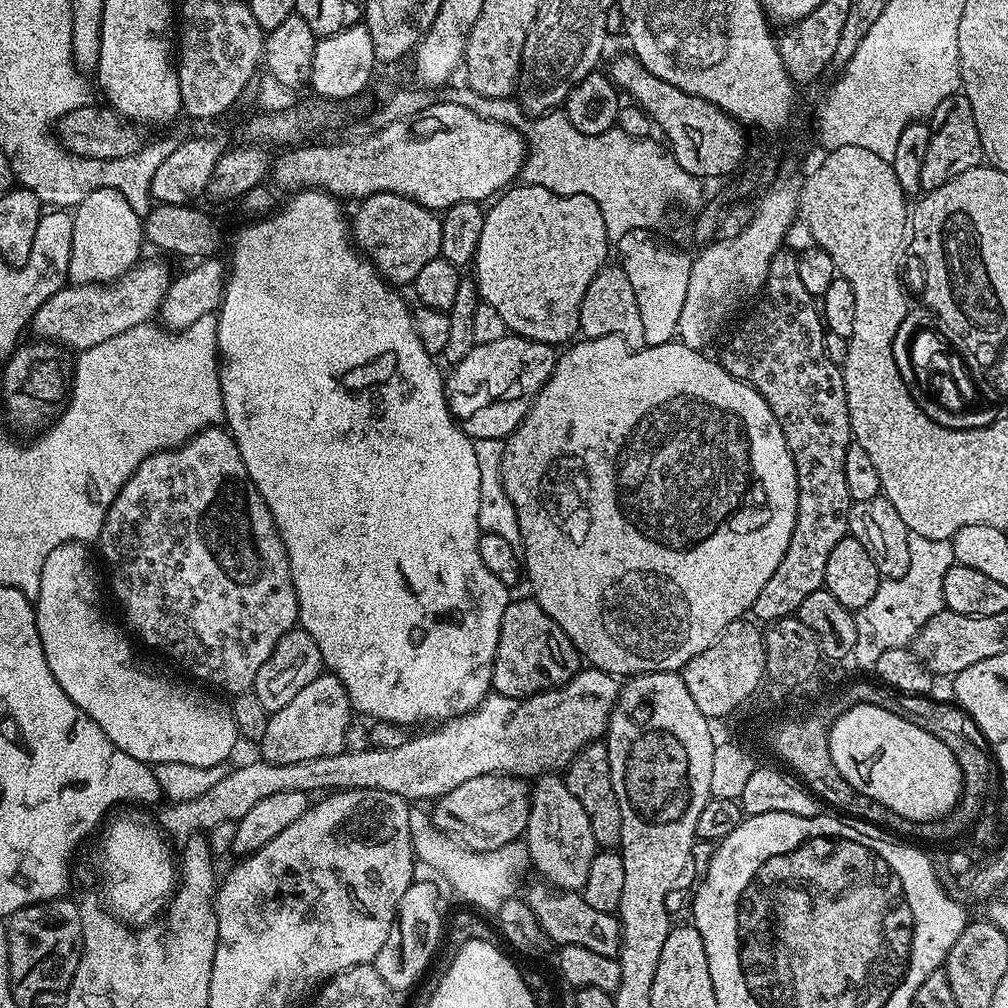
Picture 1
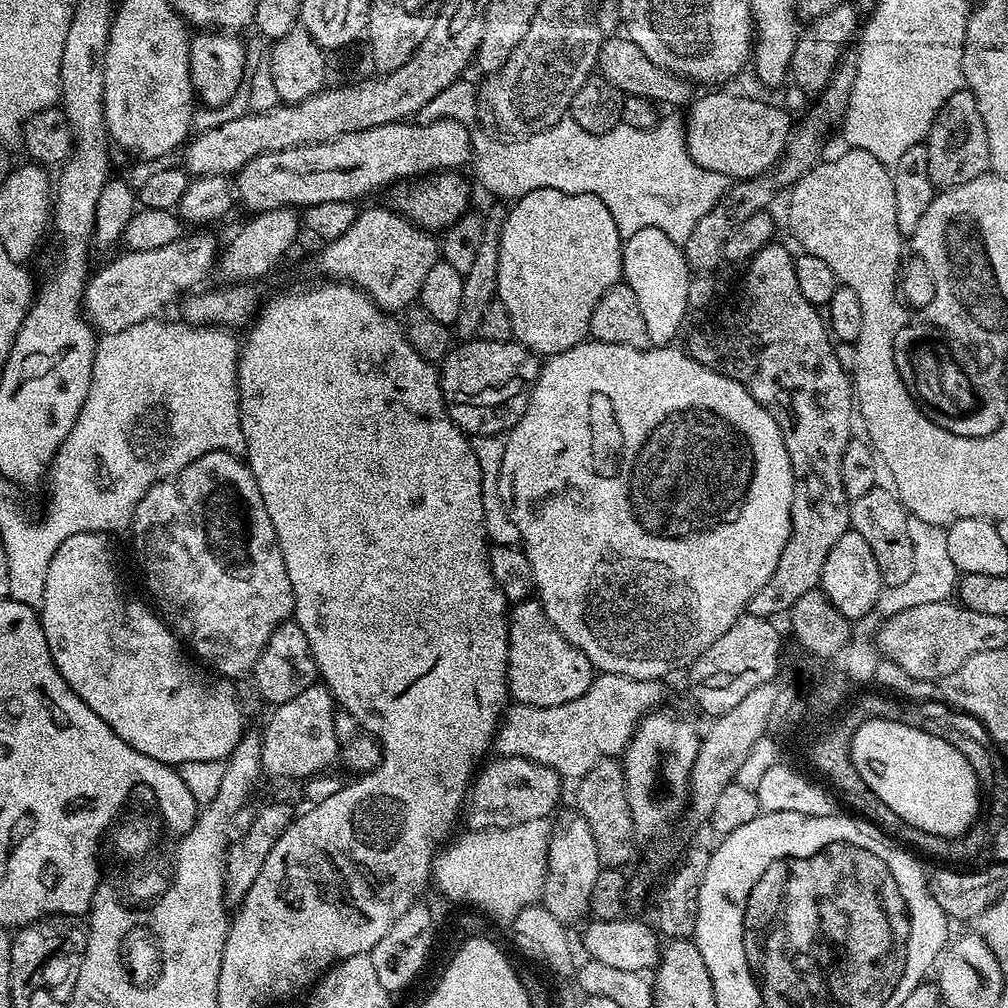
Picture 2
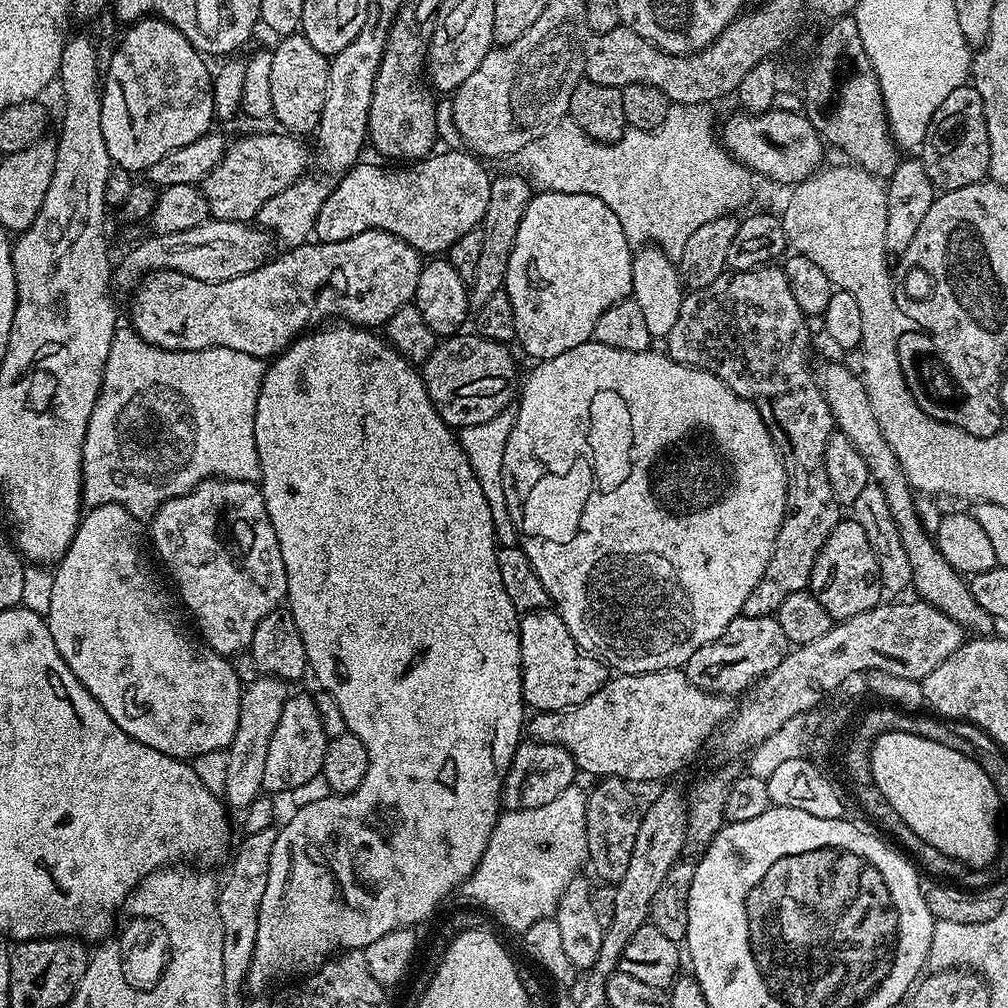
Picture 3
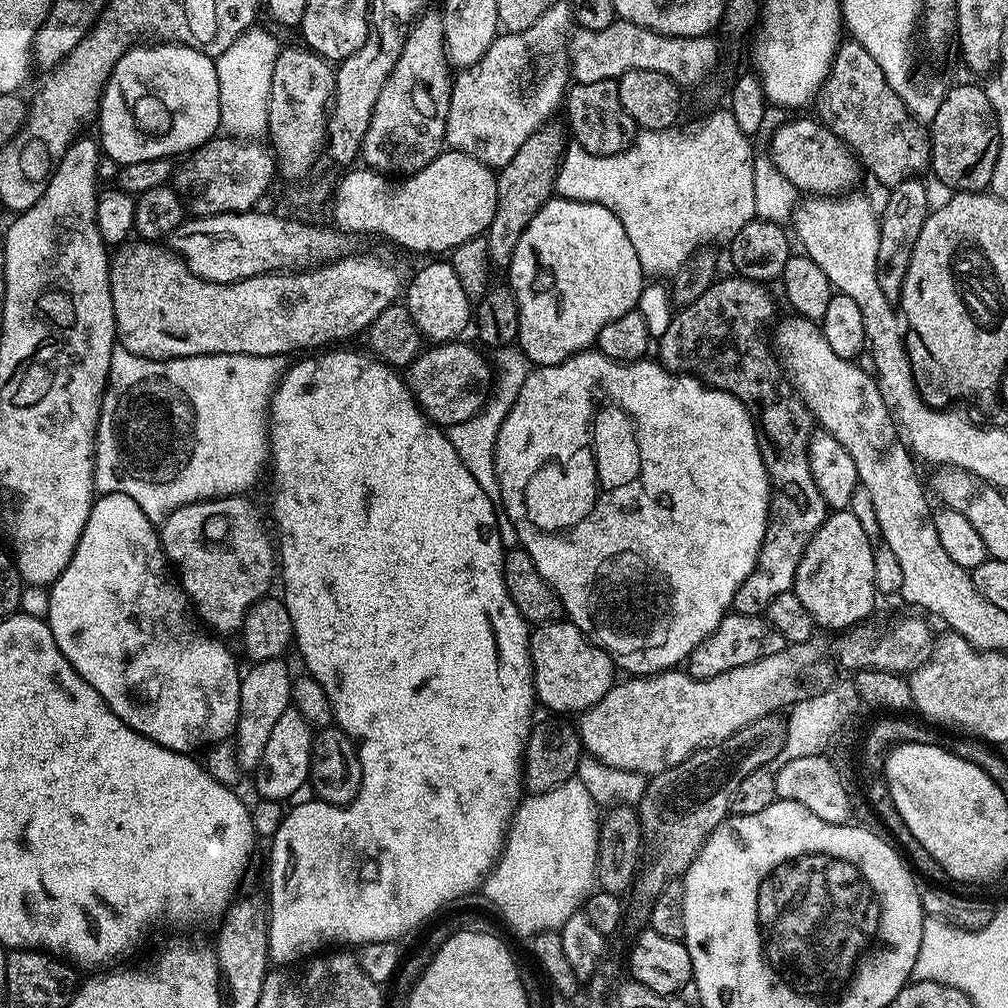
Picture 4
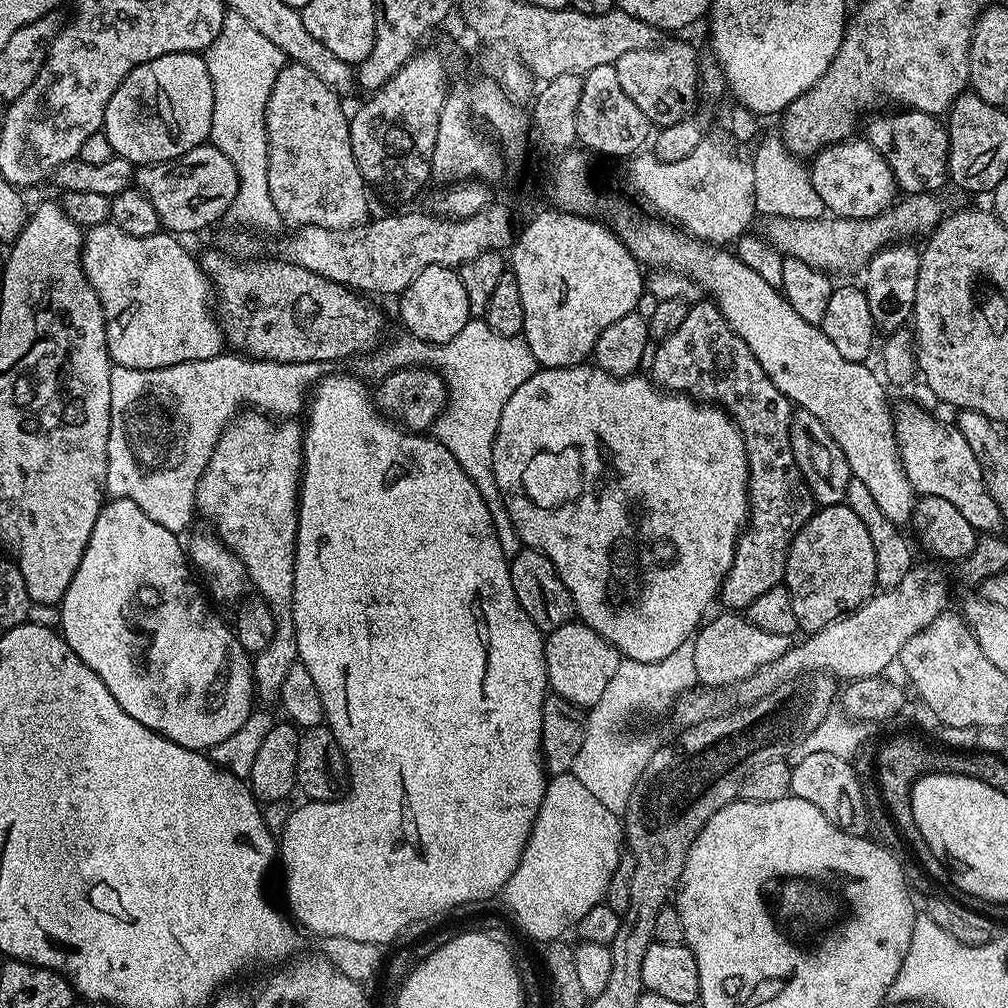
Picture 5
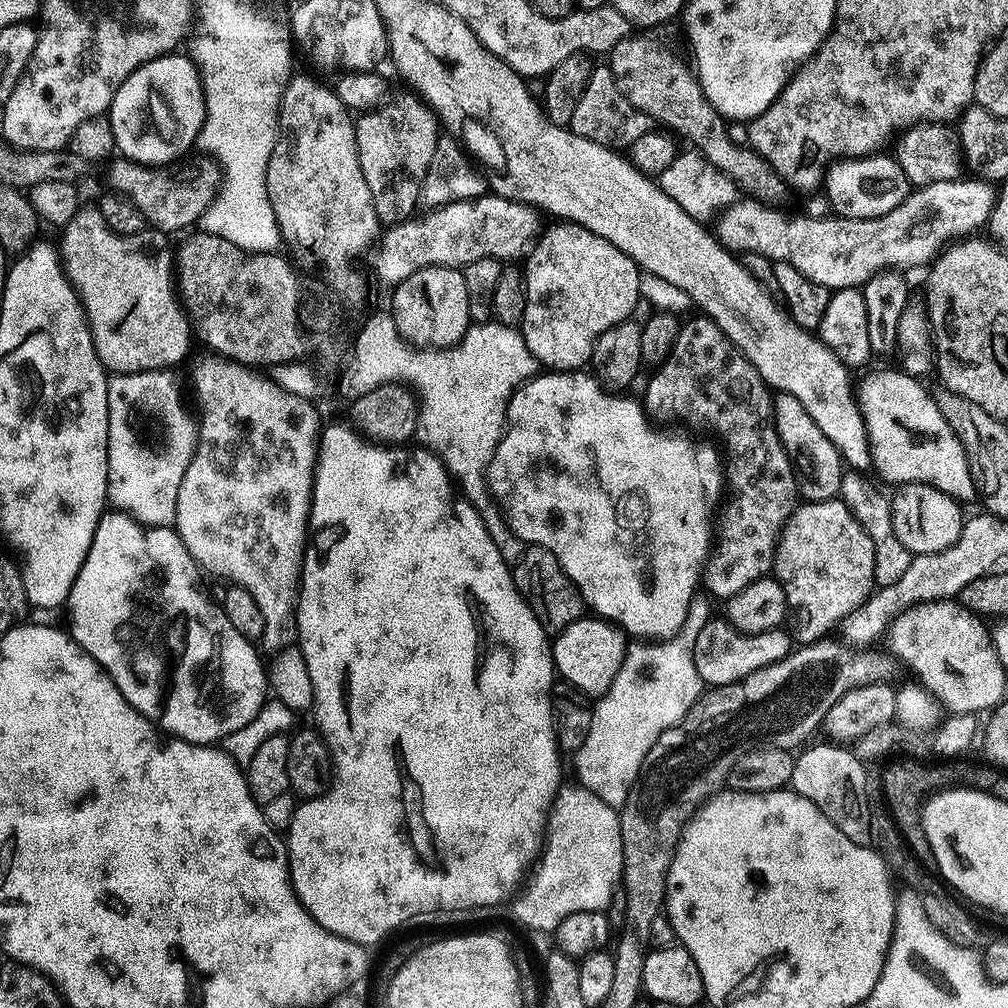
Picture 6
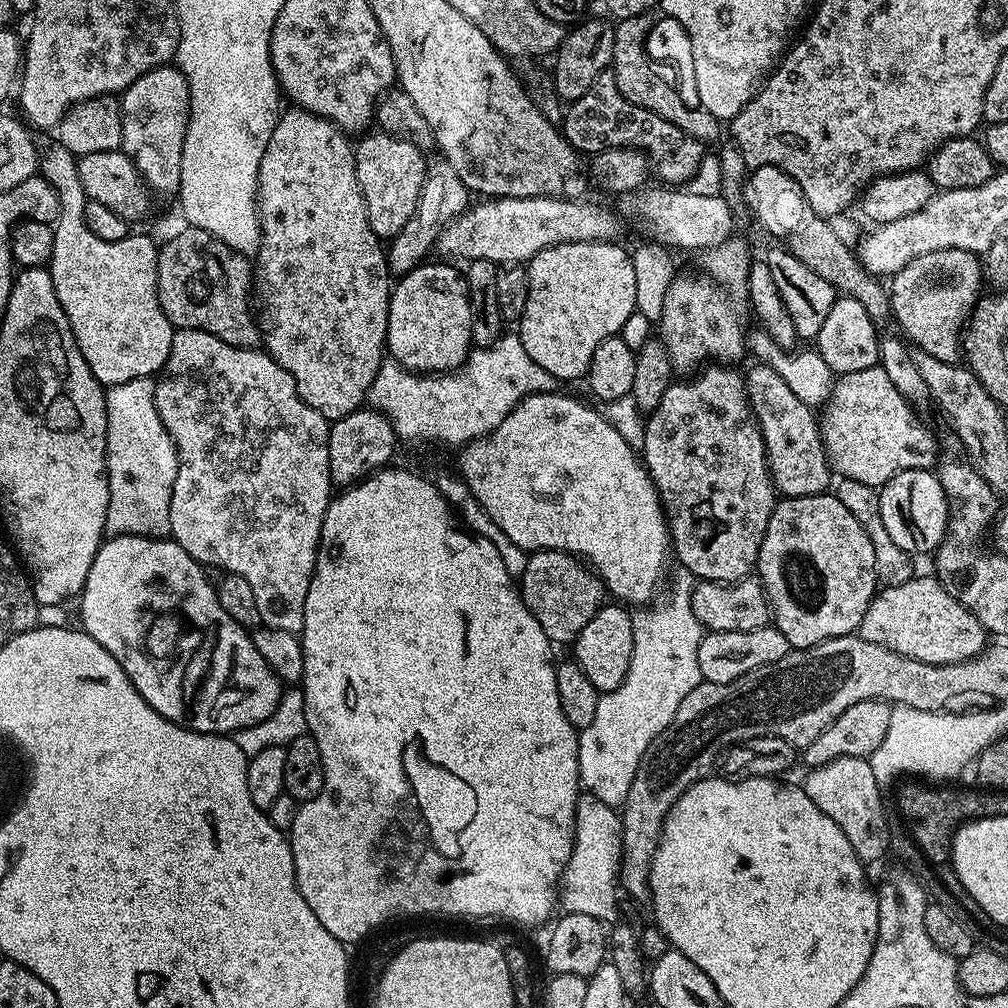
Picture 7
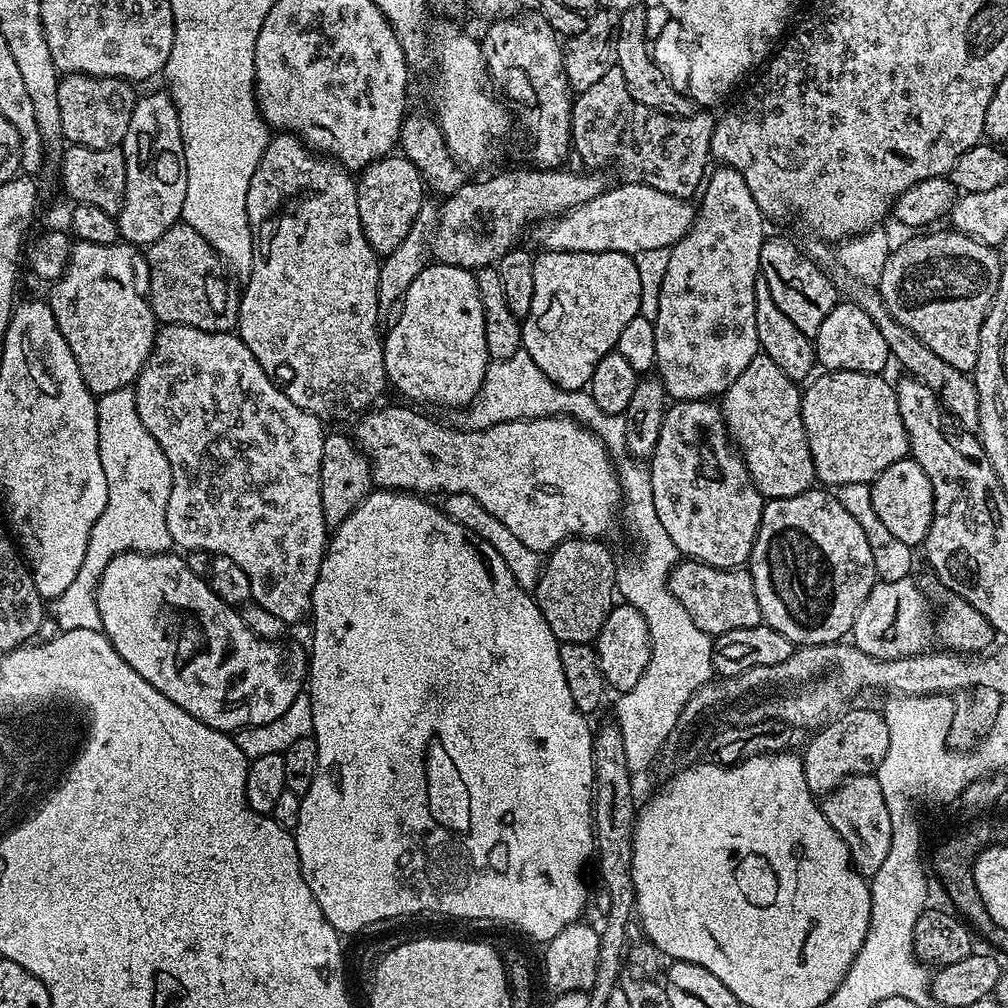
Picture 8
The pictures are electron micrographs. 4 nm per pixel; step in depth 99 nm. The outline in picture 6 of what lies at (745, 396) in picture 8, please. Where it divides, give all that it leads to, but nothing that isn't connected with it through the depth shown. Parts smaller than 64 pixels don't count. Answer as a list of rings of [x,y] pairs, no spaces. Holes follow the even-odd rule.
[[[779,393],[775,397],[776,429],[780,435],[782,446],[792,463],[792,471],[796,474],[796,487],[805,501],[835,500],[840,494],[840,483],[846,471],[846,465],[839,450],[818,430],[818,422],[806,414],[806,406],[794,398],[794,394]]]

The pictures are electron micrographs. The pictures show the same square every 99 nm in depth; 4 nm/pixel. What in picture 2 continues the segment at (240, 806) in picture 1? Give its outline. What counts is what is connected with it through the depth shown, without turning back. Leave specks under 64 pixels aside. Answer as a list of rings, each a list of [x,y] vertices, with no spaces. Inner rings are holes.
[[[613,672],[597,675],[592,684],[574,702],[562,702],[562,706],[534,706],[533,704],[513,703],[505,711],[500,727],[496,729],[494,748],[500,756],[517,756],[542,766],[550,766],[565,781],[579,782],[594,766],[594,762],[605,758],[616,758],[623,753],[632,741],[636,725],[657,707],[664,696],[660,680],[635,680],[629,676],[619,676]]]

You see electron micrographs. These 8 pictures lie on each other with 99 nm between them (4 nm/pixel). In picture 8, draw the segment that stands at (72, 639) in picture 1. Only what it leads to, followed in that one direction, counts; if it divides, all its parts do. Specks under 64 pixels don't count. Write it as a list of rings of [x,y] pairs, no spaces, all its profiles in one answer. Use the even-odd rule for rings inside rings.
[[[171,551],[123,552],[115,556],[106,566],[100,579],[100,585],[97,586],[96,604],[100,615],[100,628],[111,642],[112,649],[135,672],[142,674],[142,678],[146,678],[146,682],[150,682],[150,686],[154,686],[154,690],[166,694],[166,698],[170,698],[170,702],[174,702],[174,706],[182,706],[182,710],[186,710],[186,714],[198,718],[198,722],[202,722],[206,726],[217,728],[219,732],[232,734],[237,728],[249,728],[266,722],[274,722],[274,718],[278,718],[278,714],[283,714],[286,706],[290,706],[290,702],[294,702],[294,698],[298,698],[298,694],[305,691],[310,663],[309,653],[305,649],[303,652],[300,648],[287,648],[287,643],[284,642],[259,640],[244,623],[243,615],[237,609],[224,604],[222,598],[218,598],[218,594],[214,594],[214,590],[208,585],[205,577],[194,574],[194,570],[190,570],[188,561],[183,555],[172,555]]]

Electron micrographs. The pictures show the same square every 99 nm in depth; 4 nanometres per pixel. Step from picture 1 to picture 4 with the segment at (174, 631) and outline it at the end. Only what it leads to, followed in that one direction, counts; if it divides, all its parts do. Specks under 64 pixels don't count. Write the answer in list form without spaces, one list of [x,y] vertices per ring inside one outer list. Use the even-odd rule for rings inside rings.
[[[239,495],[226,496],[223,498],[213,498],[211,500],[199,500],[197,504],[187,504],[186,506],[174,511],[164,520],[162,527],[159,529],[160,544],[164,547],[164,555],[168,557],[169,561],[173,565],[176,564],[180,567],[178,571],[178,580],[182,585],[185,592],[188,593],[189,600],[192,601],[195,611],[198,613],[199,619],[206,622],[208,620],[207,627],[220,632],[232,632],[235,633],[239,629],[240,625],[244,623],[244,616],[248,613],[248,608],[256,600],[262,599],[262,597],[269,595],[270,589],[268,588],[272,584],[272,564],[274,568],[274,560],[268,557],[268,544],[264,541],[264,536],[260,533],[260,524],[256,521],[256,516],[252,513],[250,505],[244,501]]]

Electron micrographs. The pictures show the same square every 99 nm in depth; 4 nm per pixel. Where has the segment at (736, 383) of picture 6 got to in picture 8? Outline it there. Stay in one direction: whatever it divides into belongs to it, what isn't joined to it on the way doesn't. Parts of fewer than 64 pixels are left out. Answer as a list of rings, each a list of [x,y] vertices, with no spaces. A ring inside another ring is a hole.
[[[708,398],[669,403],[662,418],[657,445],[650,457],[648,473],[650,486],[654,486],[654,510],[658,510],[658,522],[662,522],[666,534],[670,534],[681,557],[715,568],[742,568],[747,565],[752,559],[752,547],[760,529],[766,498],[758,486],[754,486],[743,456],[730,443],[730,433],[724,425],[719,403]]]

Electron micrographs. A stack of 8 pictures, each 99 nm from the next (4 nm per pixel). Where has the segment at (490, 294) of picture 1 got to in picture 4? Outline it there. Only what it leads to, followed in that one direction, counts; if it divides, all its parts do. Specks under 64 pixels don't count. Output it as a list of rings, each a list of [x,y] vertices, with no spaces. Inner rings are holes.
[[[547,200],[534,218],[530,218],[530,226],[526,226],[522,238],[518,238],[518,246],[506,272],[520,311],[518,347],[536,366],[560,364],[591,349],[606,322],[614,322],[614,318],[622,318],[622,314],[637,307],[646,285],[638,254],[634,254],[630,238],[626,238],[622,222],[610,210],[606,210],[606,206],[588,204],[585,200]]]

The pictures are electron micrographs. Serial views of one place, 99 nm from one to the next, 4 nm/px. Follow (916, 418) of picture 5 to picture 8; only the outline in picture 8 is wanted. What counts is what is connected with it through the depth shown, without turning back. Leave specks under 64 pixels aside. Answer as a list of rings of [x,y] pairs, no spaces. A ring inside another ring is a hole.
[[[825,371],[820,375],[824,376],[817,375],[800,397],[802,426],[814,458],[816,479],[824,486],[846,482],[871,484],[886,466],[894,466],[894,462],[909,455],[908,435],[906,426],[902,426],[902,414],[898,414],[895,387],[875,372]]]

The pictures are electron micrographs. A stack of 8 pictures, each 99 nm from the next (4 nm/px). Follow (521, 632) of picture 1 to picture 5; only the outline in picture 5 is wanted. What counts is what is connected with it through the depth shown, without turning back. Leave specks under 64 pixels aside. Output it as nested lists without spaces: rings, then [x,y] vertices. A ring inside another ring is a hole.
[[[569,622],[551,629],[544,641],[544,657],[549,689],[566,702],[585,710],[592,708],[594,702],[602,698],[622,659],[609,640],[583,622]]]

